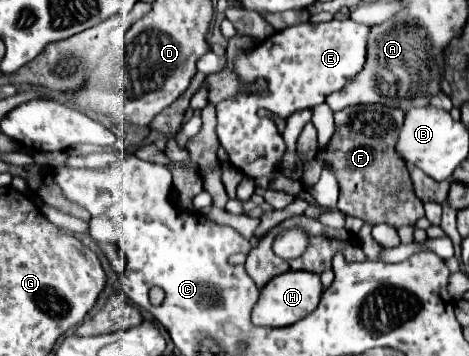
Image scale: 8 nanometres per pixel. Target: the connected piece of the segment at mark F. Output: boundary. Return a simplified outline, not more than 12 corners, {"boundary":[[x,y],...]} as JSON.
{"boundary":[[334,112],[304,184],[330,166],[338,208],[372,226],[416,224],[424,208],[394,154],[404,112]]}

